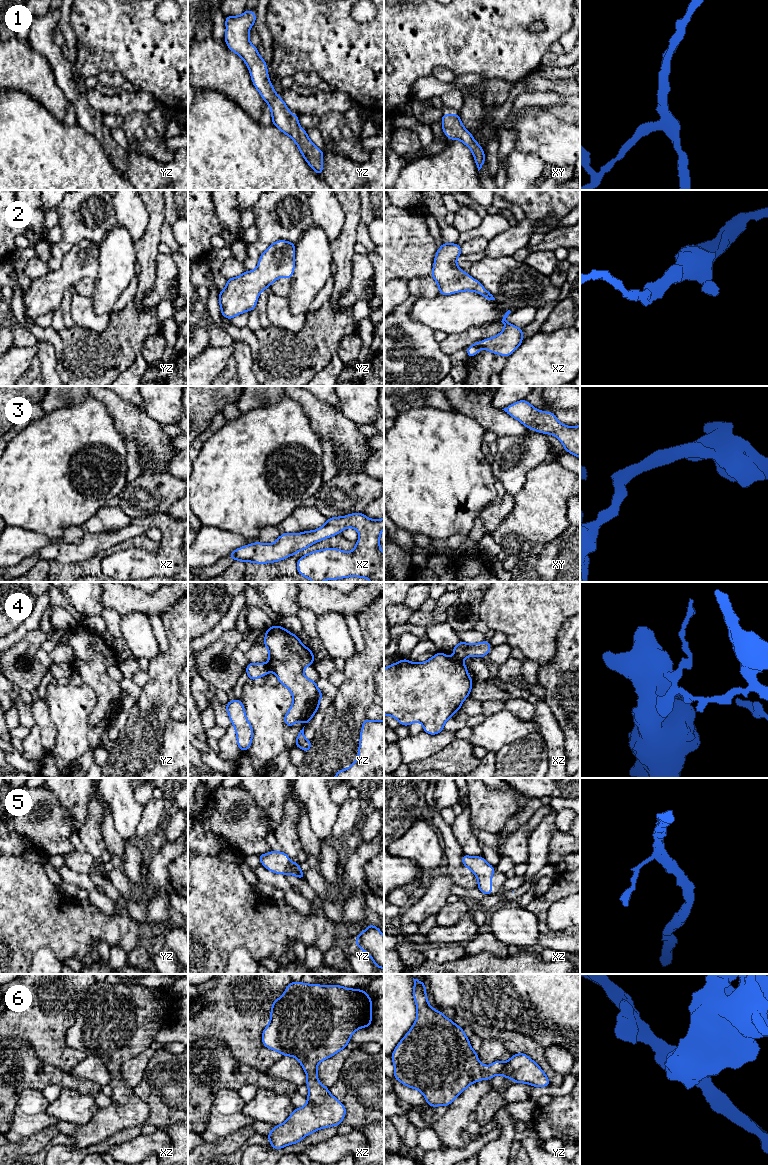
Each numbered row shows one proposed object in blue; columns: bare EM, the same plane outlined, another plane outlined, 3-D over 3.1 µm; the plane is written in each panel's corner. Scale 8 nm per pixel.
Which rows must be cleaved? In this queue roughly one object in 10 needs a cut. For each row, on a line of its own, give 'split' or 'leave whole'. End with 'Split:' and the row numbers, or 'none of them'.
1: leave whole
2: leave whole
3: leave whole
4: split
5: leave whole
6: leave whole
Split: 4

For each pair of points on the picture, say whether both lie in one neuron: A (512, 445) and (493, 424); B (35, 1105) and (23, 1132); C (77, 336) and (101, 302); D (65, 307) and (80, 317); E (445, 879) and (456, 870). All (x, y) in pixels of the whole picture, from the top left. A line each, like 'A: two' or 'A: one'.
A: two
B: one
C: two
D: two
E: two

